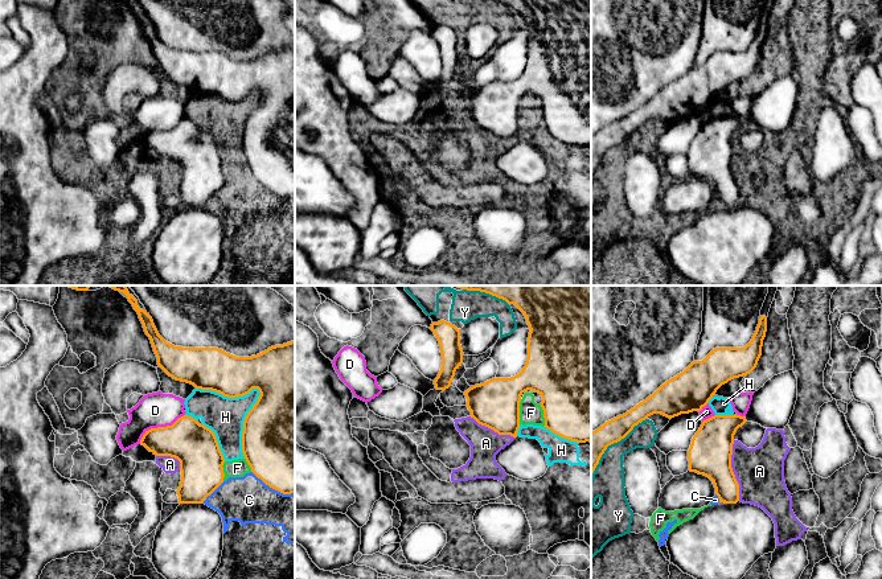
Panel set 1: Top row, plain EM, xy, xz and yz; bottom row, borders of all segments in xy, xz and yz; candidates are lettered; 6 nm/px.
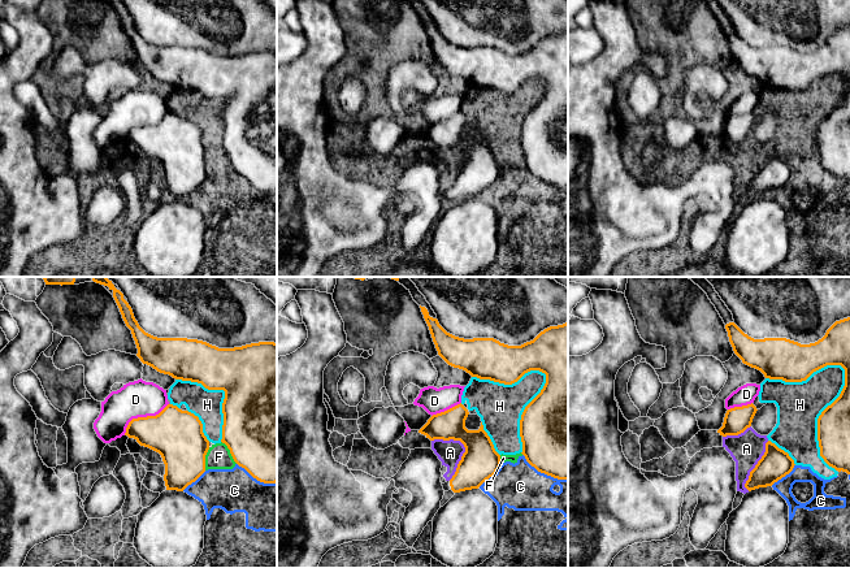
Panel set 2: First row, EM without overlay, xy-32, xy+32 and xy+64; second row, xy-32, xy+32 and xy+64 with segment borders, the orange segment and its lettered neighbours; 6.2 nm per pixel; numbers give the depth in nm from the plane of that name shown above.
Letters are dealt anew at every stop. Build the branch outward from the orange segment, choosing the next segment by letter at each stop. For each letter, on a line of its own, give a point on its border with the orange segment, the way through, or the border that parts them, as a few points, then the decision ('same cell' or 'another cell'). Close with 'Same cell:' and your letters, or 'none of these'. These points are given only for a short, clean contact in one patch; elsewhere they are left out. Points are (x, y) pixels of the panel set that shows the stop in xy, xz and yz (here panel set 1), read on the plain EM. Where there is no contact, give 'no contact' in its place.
A: meets orange in yz at (731, 175); another cell
C: meets orange in xy at (273, 192); another cell
D: meets orange in xy at (159, 131); another cell
F: meets orange in xz at (519, 115); border along xz (521, 103), (519, 127); another cell
H: meets orange in xy at (259, 95); another cell
Y: meets orange in yz at (610, 148); another cell
Same cell: none of these

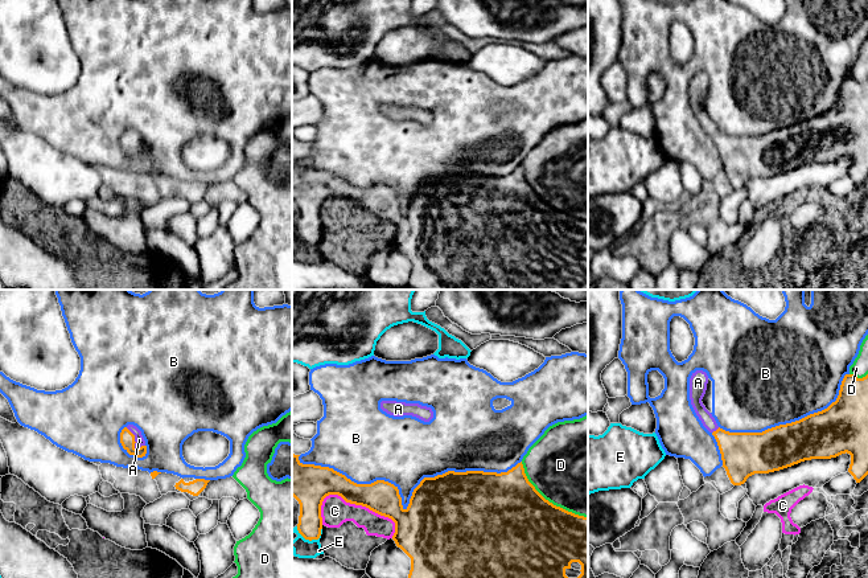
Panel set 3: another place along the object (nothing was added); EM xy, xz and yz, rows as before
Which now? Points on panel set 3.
A: meets orange in xy at (135, 146); runs through xy (127, 143), (135, 146), (139, 143); same cell
B: meets orange in xz at (408, 208); another cell
C: meets orange in xz at (366, 210); another cell
D: meets orange in xz at (547, 204); another cell
E: meets orange in xz at (307, 242); another cell
Same cell: A

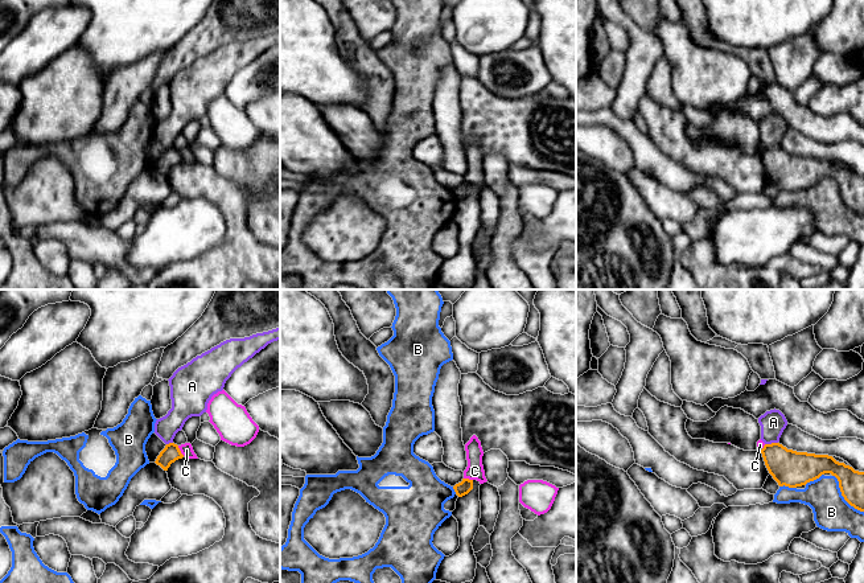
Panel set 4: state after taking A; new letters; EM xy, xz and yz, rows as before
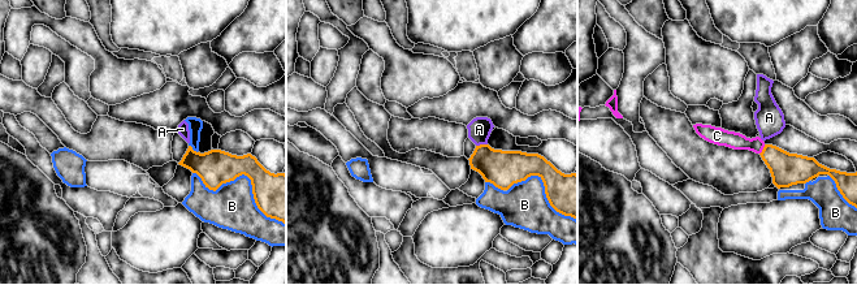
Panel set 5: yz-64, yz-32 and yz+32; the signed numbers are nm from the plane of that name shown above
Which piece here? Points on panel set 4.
A: meets orange in yz at (772, 147); border along yz (777, 146), (765, 148); another cell
B: meets orange in yz at (842, 198); another cell
C: meets orange in xy at (180, 155); border along xy (177, 150), (184, 159); another cell
Same cell: none of these

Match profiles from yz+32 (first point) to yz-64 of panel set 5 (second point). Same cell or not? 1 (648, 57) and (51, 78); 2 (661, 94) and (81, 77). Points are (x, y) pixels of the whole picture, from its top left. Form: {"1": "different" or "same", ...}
{"1": "same", "2": "same"}

